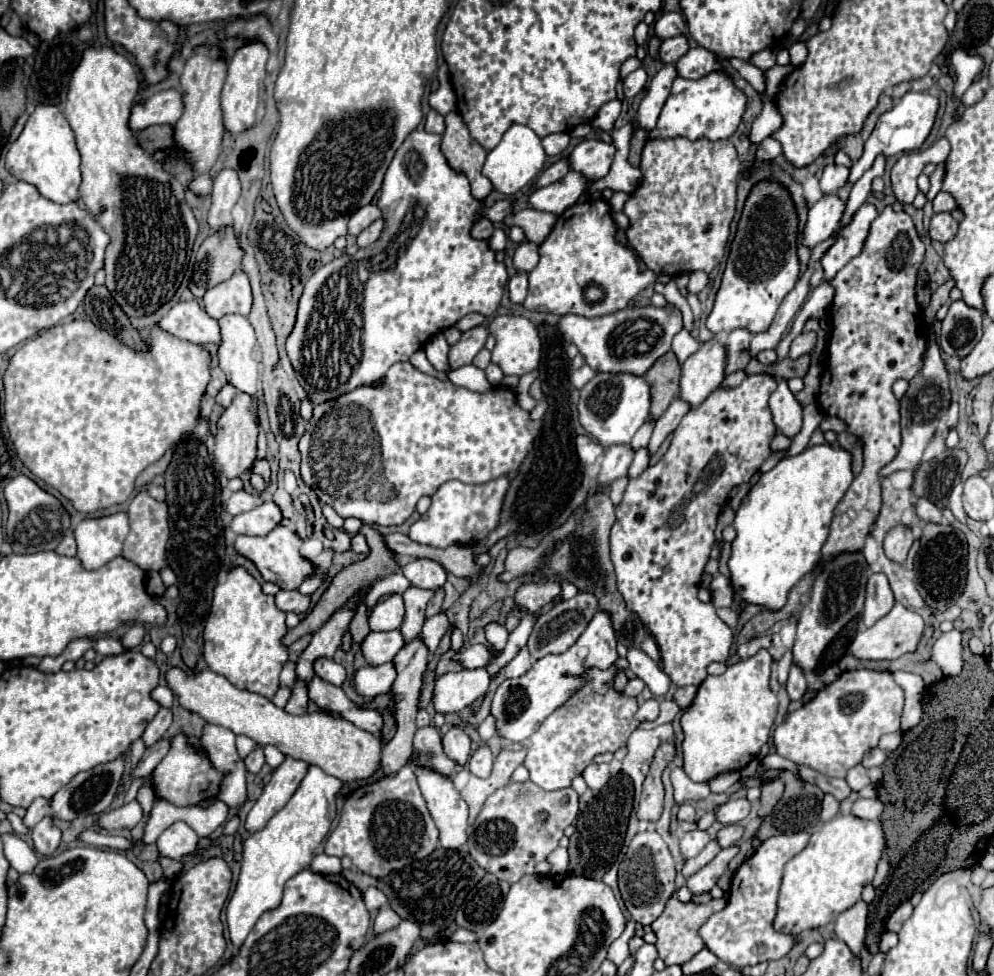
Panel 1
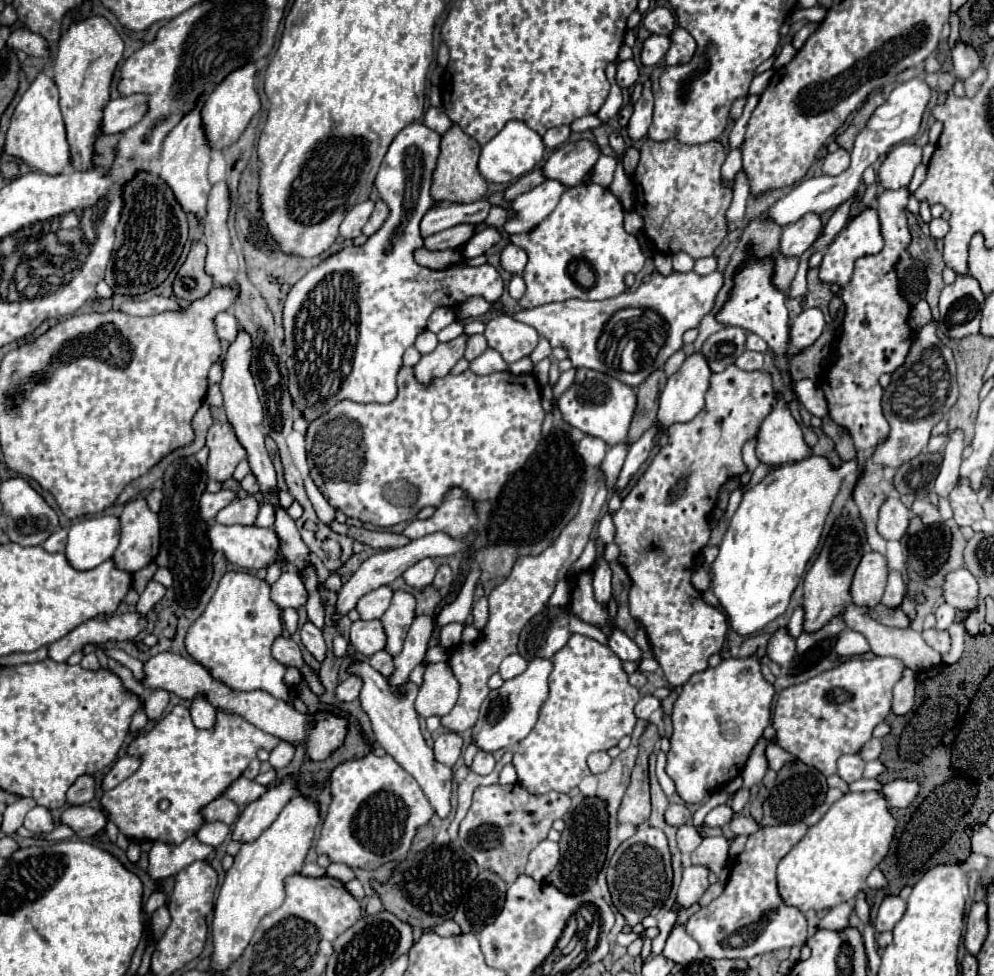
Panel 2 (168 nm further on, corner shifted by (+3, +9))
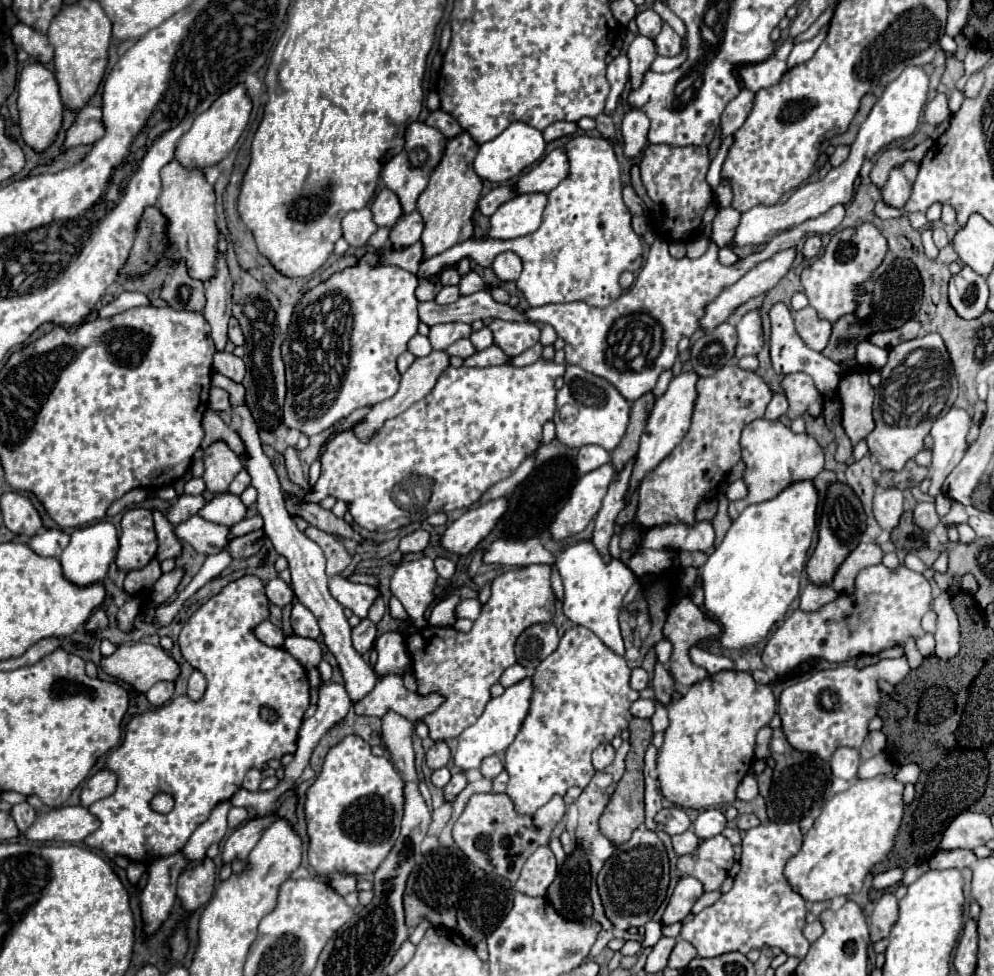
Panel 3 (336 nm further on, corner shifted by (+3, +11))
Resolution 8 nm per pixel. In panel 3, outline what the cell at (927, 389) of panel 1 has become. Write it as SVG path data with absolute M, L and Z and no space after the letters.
M928 333L912 341L904 341L890 351L886 367L880 371L882 383L874 399L874 429L866 437L870 453L890 471L900 471L908 459L916 457L924 447L924 437L942 413L948 397L954 393L956 375L946 345L938 333Z

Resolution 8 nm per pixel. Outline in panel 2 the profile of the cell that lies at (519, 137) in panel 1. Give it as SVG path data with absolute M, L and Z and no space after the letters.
M508 121L504 125L504 129L492 139L488 141L484 147L482 147L482 153L480 153L480 161L478 161L478 169L482 173L482 177L486 181L492 181L492 183L504 183L504 185L510 185L512 181L516 181L518 177L522 177L524 173L532 171L540 159L544 155L544 143L542 143L542 137L532 131L524 121Z

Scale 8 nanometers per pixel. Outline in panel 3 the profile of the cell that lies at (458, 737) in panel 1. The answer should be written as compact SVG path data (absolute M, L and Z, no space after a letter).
M440 741L440 743L434 743L428 751L426 751L426 765L432 769L432 771L436 771L436 769L440 769L440 767L446 767L448 765L448 761L450 761L450 749L448 749L448 745L444 743L444 741Z

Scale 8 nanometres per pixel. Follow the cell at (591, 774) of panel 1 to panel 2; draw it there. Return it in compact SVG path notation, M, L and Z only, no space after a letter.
M606 751L592 753L588 757L588 767L590 767L592 773L604 773L610 767L610 763L612 763L612 759L610 759L610 755Z

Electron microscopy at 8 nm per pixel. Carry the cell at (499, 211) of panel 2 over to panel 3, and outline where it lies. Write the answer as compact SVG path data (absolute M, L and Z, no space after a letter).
M462 133L462 137L454 137L454 141L448 143L442 161L434 169L428 187L422 191L422 195L416 201L416 209L424 221L424 231L420 237L424 247L424 259L430 259L446 251L448 247L472 237L474 231L472 215L482 191L482 179L472 169L472 161L476 153L478 153L478 145L472 141L468 133Z

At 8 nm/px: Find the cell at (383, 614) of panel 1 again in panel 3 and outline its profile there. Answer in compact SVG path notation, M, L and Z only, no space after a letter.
M334 575L328 579L328 589L330 595L342 605L348 607L354 615L358 615L360 619L364 619L368 615L370 605L374 603L374 599L378 597L378 591L370 585L360 585L360 583L352 583L342 575Z

